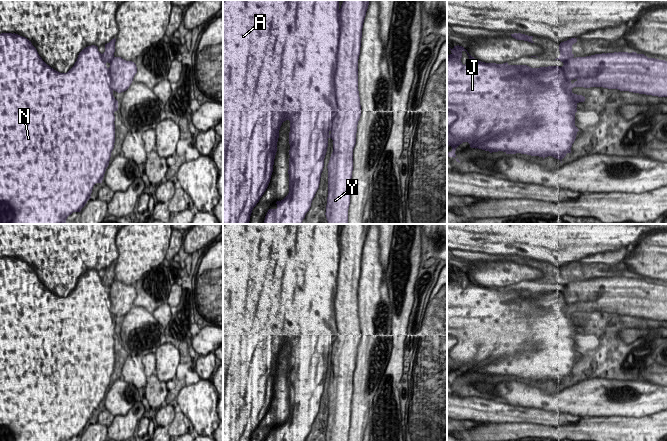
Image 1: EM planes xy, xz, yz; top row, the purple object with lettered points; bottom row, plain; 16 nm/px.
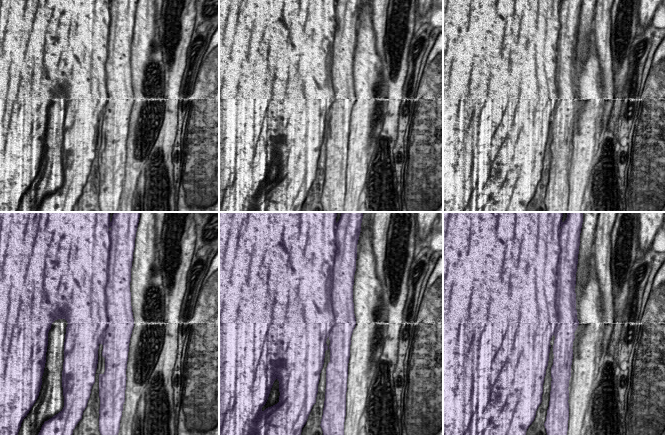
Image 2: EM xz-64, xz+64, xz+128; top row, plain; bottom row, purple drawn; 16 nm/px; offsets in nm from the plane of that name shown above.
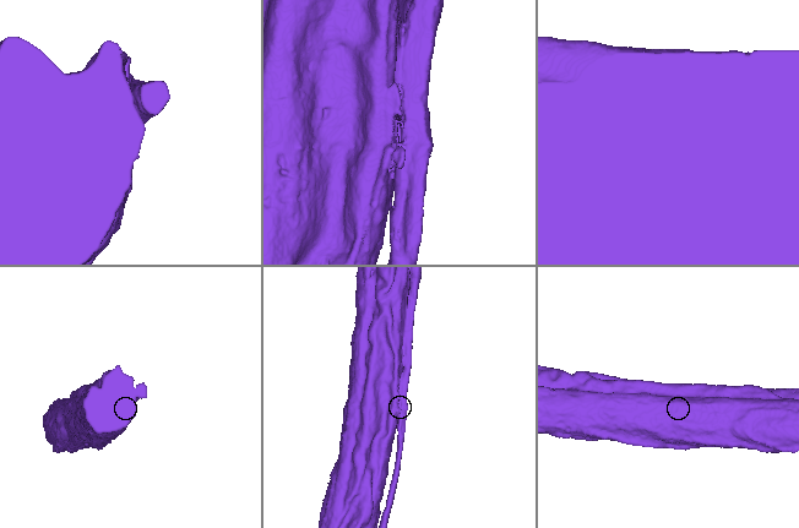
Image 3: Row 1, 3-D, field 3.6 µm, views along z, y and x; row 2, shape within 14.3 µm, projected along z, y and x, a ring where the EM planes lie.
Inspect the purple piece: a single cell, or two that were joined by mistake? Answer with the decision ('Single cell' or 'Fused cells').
Fused cells

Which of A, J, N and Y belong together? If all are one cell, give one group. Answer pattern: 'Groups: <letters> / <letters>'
Groups: A J N / Y

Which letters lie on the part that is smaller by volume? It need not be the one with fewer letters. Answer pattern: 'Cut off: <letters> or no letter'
Cut off: Y

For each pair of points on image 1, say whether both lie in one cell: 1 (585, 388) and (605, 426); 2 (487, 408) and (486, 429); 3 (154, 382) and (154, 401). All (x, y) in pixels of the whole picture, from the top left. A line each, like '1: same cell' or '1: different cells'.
1: different cells
2: different cells
3: same cell

